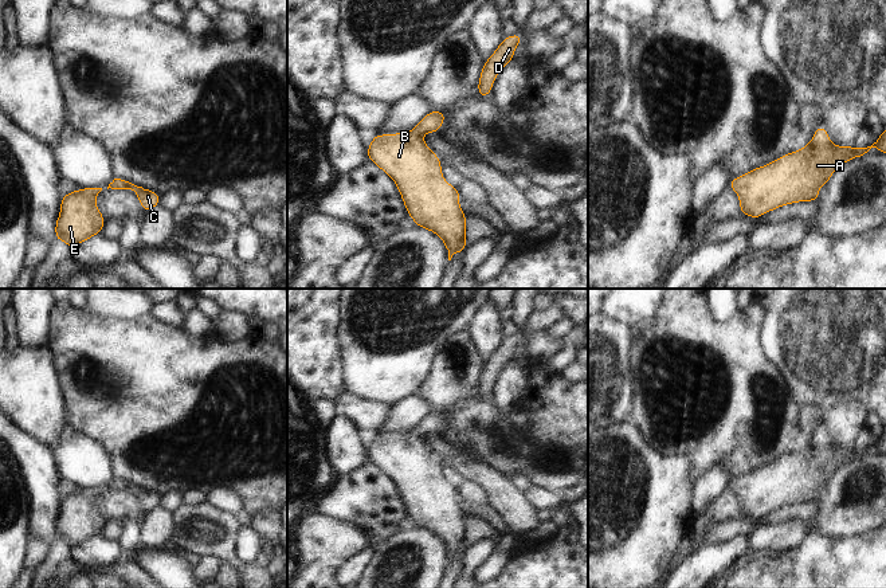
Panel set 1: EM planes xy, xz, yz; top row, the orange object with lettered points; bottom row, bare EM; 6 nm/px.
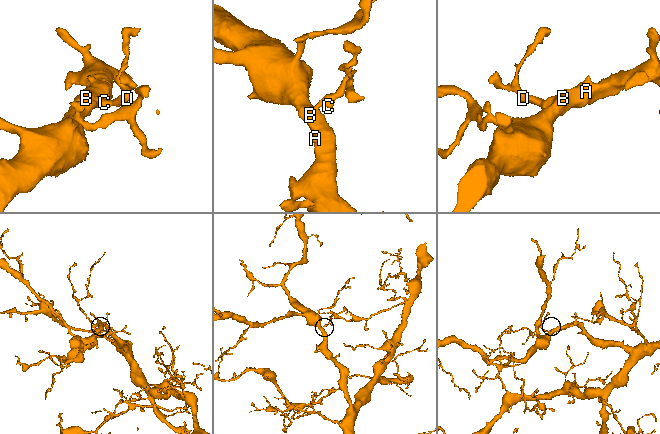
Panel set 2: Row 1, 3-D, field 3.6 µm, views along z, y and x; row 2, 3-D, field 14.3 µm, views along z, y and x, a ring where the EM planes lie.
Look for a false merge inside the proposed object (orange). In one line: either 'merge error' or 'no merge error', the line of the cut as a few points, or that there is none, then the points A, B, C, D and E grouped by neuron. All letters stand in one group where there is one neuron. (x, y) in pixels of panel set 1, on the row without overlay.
no merge error; no cut; A B C D E

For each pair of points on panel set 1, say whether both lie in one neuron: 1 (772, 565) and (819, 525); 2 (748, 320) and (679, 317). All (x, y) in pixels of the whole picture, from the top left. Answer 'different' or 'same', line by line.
1: different
2: same

